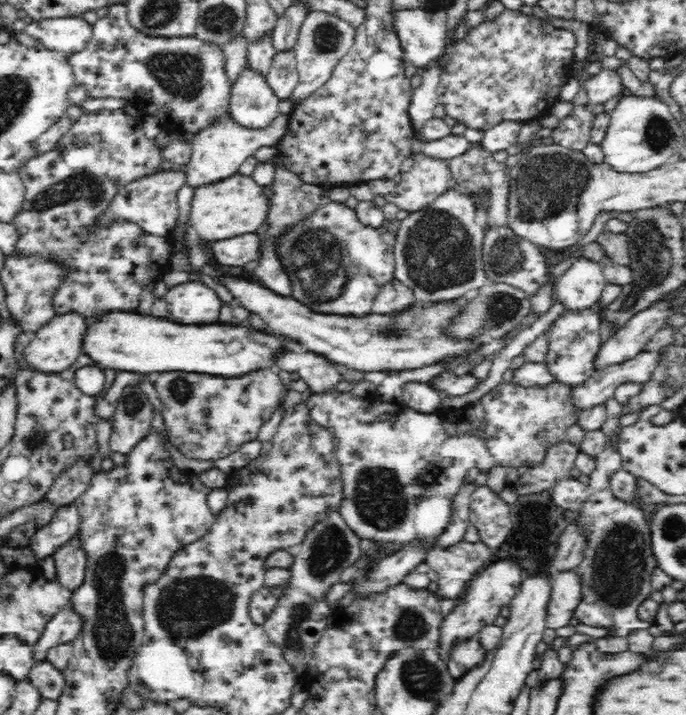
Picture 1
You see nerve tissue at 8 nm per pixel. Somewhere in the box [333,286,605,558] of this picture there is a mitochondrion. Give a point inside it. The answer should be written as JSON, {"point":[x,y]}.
{"point":[379,500]}

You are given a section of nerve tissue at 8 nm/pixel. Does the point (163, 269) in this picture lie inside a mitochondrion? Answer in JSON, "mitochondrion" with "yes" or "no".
{"mitochondrion":"no"}

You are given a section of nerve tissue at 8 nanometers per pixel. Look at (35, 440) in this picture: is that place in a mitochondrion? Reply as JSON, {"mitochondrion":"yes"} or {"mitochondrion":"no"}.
{"mitochondrion":"yes"}

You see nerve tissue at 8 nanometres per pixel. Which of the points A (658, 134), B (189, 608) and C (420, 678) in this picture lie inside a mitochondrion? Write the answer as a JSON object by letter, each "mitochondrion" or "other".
{"A":"mitochondrion","B":"mitochondrion","C":"mitochondrion"}

